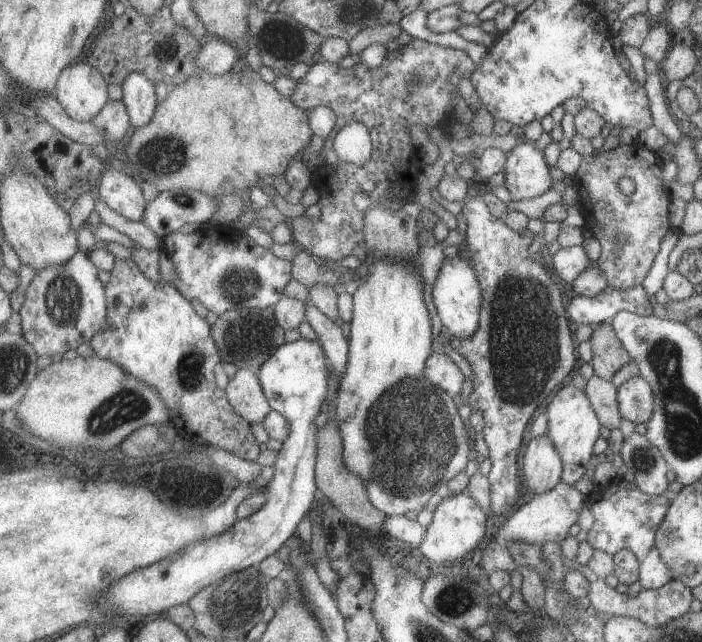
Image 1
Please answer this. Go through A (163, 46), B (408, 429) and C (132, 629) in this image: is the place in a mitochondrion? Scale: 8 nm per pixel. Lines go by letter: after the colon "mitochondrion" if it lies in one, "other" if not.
A: mitochondrion
B: mitochondrion
C: other

